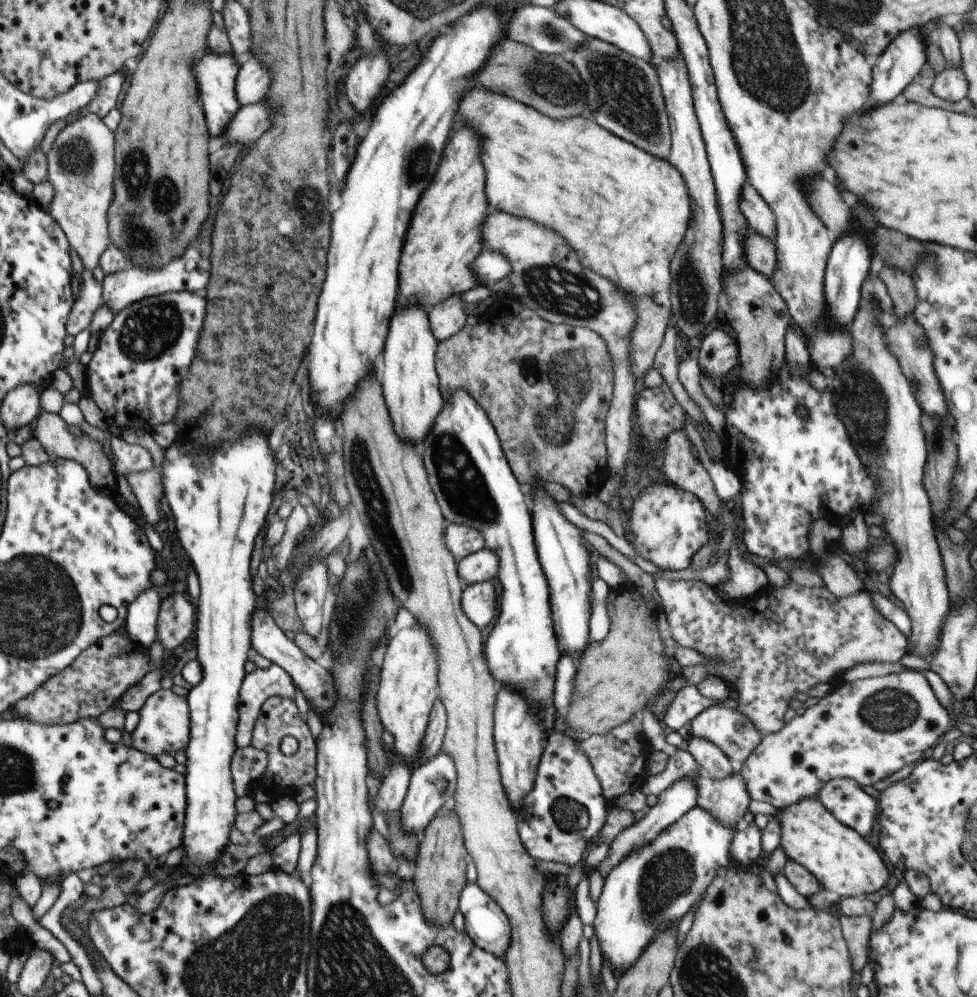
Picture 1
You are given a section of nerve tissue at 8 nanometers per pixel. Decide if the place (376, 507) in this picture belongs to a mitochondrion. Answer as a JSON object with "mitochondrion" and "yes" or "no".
{"mitochondrion":"yes"}

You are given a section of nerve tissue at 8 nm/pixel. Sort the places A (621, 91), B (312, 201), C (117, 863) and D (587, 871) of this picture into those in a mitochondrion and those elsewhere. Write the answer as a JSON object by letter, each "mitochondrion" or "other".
{"A":"mitochondrion","B":"mitochondrion","C":"other","D":"other"}

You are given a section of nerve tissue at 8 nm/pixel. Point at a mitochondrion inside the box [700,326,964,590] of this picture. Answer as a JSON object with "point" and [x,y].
{"point":[863,403]}

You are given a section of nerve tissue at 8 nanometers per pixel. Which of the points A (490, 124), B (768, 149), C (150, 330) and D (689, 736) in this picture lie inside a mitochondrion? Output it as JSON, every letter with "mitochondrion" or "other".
{"A":"other","B":"other","C":"mitochondrion","D":"other"}

